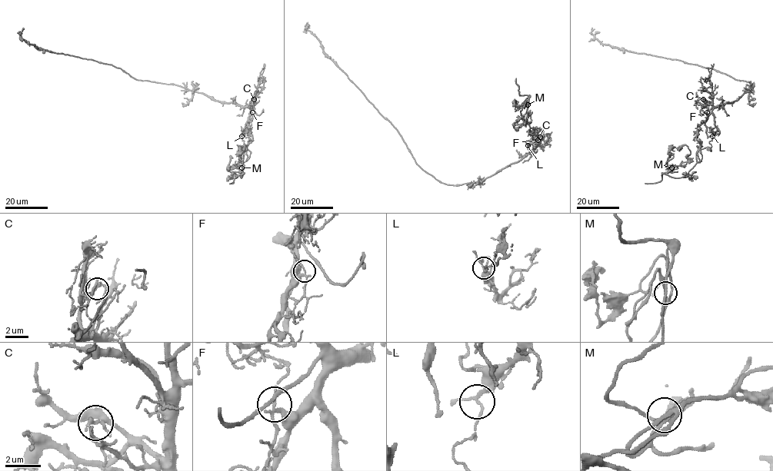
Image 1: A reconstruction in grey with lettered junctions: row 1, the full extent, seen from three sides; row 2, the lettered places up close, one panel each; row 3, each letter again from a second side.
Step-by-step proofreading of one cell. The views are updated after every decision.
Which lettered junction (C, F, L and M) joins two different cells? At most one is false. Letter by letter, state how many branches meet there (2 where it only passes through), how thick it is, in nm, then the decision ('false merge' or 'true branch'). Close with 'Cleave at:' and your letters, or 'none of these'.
C: 3 | 140 nm | true branch
F: 3 | 120 nm | true branch
L: 3 | 150 nm | false merge
M: 3 | 170 nm | true branch
Cleave at: L

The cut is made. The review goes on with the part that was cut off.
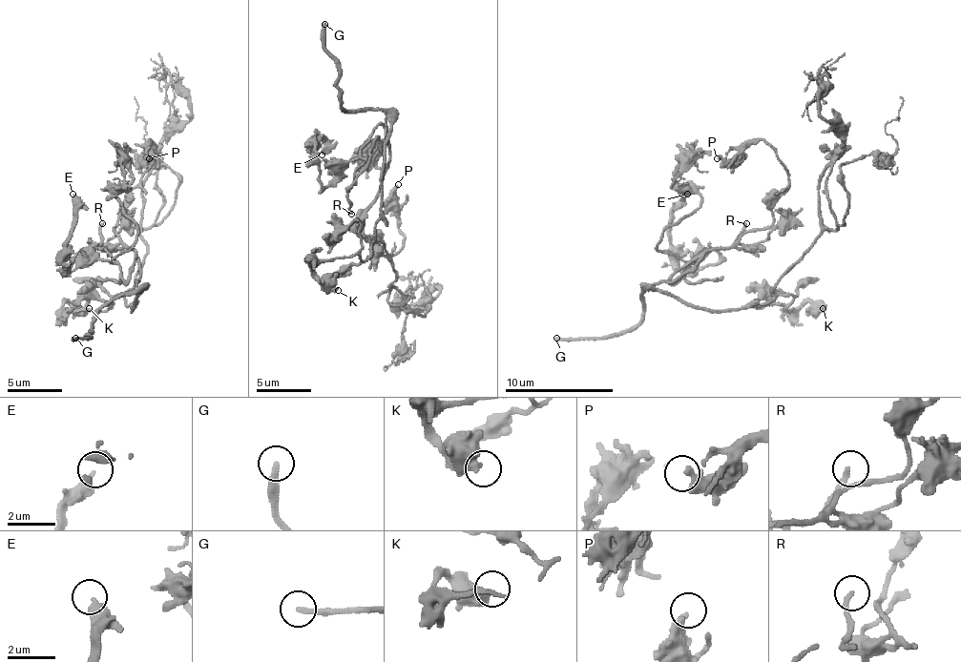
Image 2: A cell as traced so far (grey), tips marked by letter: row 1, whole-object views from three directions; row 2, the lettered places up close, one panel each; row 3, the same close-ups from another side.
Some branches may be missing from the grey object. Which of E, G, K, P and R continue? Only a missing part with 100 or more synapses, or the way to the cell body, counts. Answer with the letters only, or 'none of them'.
G

